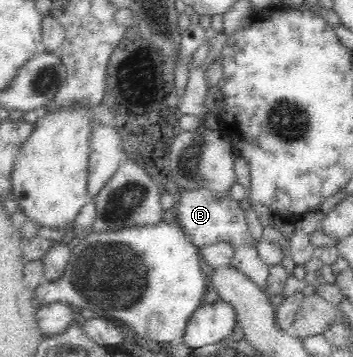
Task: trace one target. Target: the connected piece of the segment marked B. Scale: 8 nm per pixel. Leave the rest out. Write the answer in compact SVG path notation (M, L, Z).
M196 190L185 192L179 203L174 206L175 218L179 221L178 225L184 230L185 234L191 238L195 246L202 248L203 246L227 241L233 243L235 249L234 259L230 265L238 267L242 273L245 273L259 284L264 290L267 281L269 266L259 258L257 243L251 237L245 221L245 211L239 207L238 200L224 198L223 200L215 200L213 195L207 190Z

